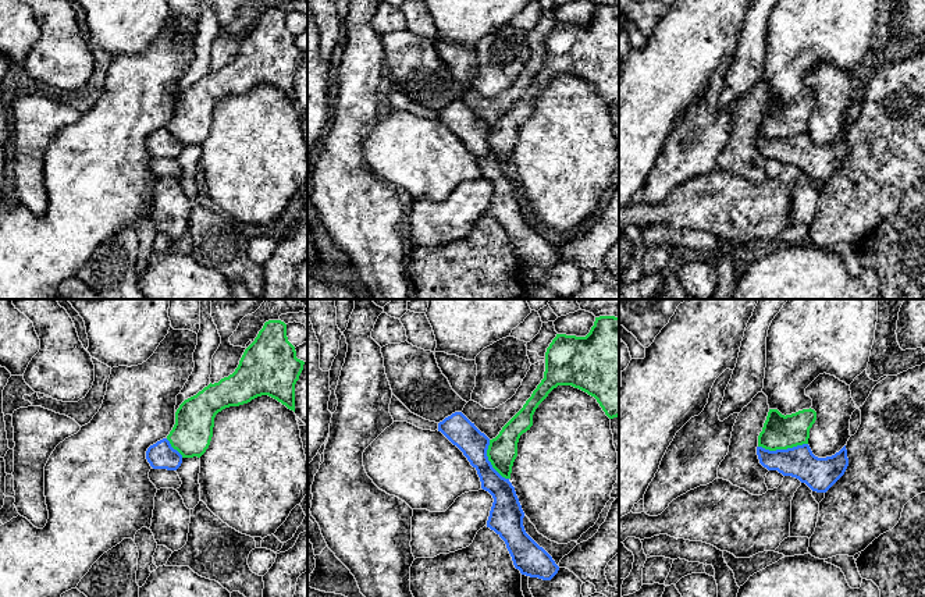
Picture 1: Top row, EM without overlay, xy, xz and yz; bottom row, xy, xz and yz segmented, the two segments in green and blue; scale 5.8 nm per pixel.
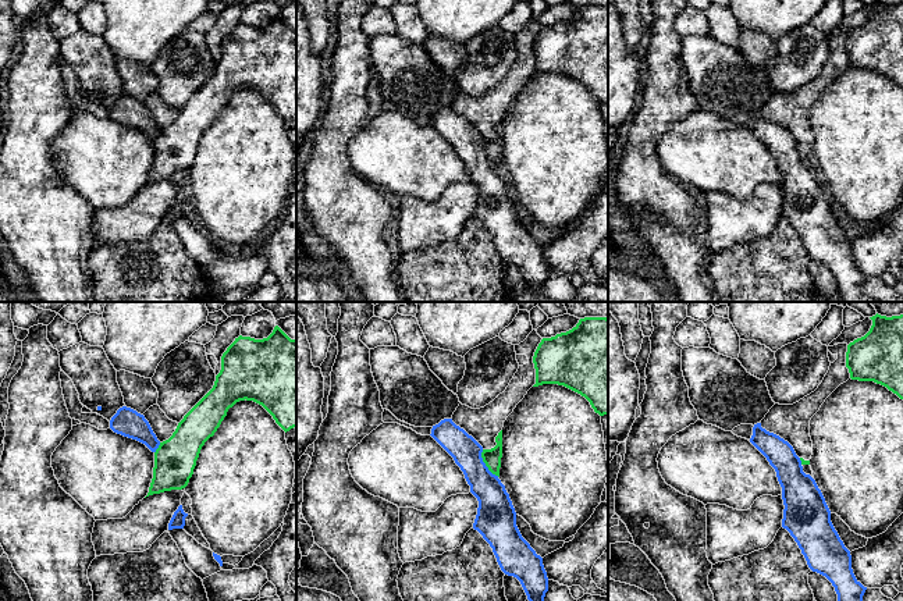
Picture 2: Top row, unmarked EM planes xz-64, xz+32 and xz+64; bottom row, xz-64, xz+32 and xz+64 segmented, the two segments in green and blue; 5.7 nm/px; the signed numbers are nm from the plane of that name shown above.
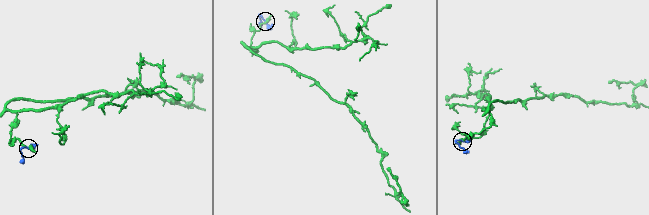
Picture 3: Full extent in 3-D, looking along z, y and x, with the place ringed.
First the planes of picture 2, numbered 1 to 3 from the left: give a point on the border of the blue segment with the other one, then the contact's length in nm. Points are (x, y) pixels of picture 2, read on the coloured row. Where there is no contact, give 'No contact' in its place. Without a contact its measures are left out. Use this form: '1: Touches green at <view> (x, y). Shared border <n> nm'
1: Touches green at xz-64 (157, 448). Shared border 70 nm
2: Touches green at xz+32 (486, 465). Shared border 190 nm
3: Touches green at xz+64 (800, 459). Shared border 40 nm

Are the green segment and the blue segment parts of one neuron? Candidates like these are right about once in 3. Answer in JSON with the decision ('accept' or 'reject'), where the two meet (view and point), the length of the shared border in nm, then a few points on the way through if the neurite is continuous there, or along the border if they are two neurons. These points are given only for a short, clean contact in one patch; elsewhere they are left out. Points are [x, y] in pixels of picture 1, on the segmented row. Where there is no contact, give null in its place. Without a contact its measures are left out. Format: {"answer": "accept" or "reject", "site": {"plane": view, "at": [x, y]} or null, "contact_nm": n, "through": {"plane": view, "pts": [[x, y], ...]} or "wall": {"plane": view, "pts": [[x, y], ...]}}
{"answer": "reject", "site": {"plane": "yz", "at": [782, 448]}, "contact_nm": 280, "wall": {"plane": "yz", "pts": [[807, 443], [775, 450], [758, 447]]}}

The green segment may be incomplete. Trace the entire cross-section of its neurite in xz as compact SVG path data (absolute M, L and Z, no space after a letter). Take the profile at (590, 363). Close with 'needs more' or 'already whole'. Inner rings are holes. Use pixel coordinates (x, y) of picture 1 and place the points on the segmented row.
M595 317L586 337L556 334L545 352L544 379L523 408L490 440L492 468L510 479L517 443L533 426L538 405L558 385L572 385L594 397L609 419L619 416L619 317Z | already whole

